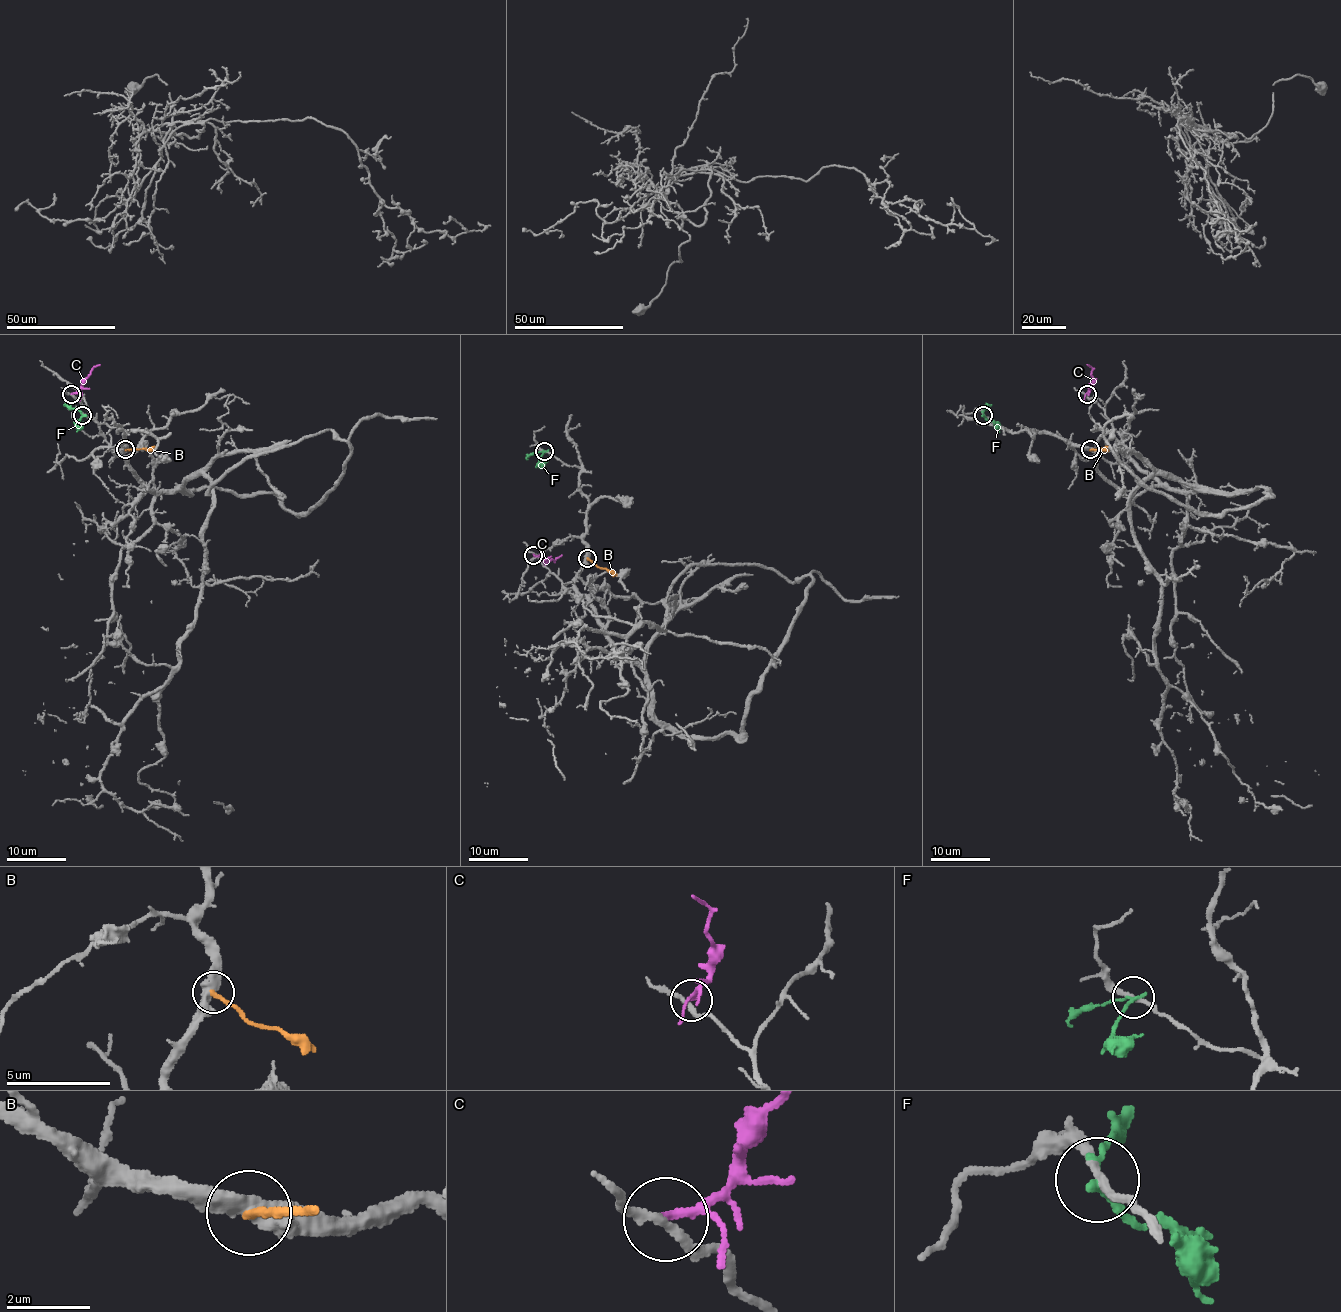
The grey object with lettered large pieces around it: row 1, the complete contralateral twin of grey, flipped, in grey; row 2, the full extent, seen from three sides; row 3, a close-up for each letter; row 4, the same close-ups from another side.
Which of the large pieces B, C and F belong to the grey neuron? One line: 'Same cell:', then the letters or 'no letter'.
Same cell: no letter

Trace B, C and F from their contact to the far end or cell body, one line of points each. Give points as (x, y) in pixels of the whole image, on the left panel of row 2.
B: (125, 449), (150, 449), (155, 446)
C: (72, 394), (100, 365)
F: (82, 415), (76, 431)

